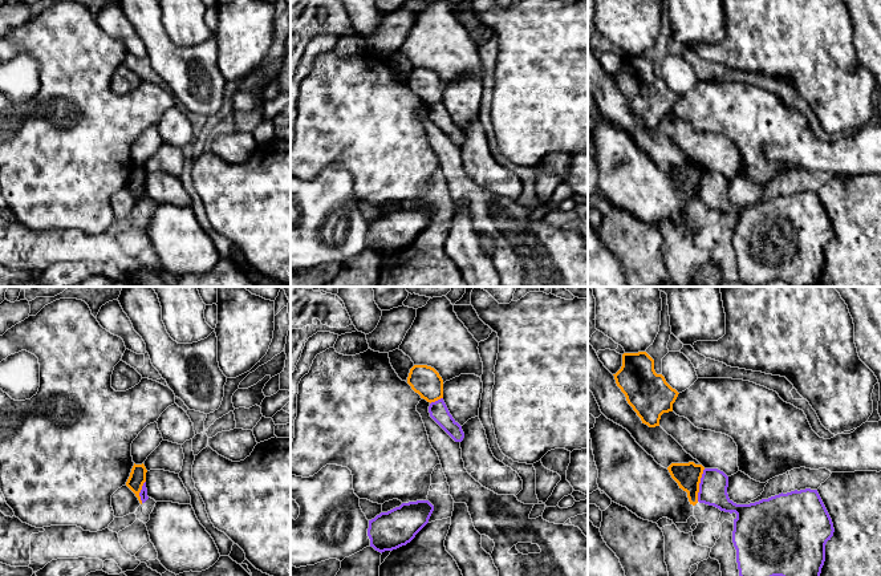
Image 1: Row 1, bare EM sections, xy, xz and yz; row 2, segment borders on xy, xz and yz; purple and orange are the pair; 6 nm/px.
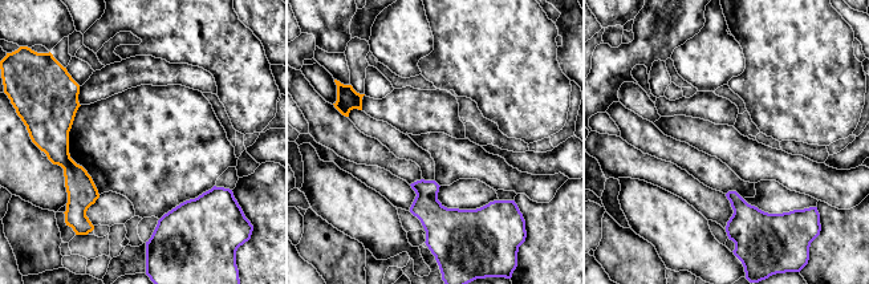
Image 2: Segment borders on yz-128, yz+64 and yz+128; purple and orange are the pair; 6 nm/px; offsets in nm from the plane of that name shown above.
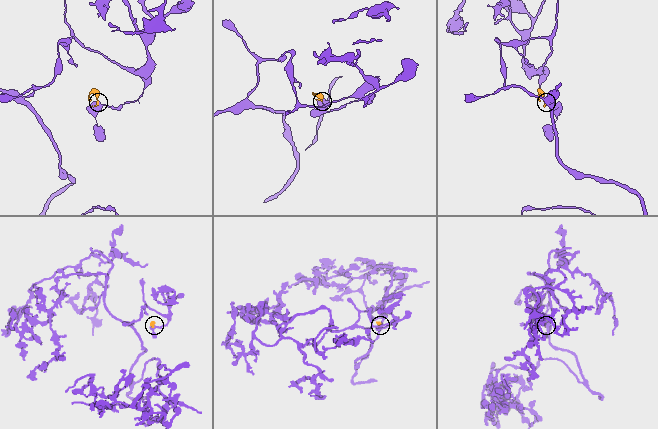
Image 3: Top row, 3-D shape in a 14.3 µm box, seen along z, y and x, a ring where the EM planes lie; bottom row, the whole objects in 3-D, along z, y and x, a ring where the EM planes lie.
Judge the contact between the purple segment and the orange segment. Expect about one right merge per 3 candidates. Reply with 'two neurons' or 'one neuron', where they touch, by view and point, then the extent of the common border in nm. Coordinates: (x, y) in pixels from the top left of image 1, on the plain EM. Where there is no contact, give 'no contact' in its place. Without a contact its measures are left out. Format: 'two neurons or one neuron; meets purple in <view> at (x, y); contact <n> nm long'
two neurons; meets purple in yz at (699, 187); contact 200 nm long

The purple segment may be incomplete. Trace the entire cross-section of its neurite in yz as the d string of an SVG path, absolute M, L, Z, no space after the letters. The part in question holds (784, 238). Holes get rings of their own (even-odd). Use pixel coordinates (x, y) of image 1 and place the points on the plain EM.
M705 171L698 204L736 216L732 246L739 279L750 285L764 284L774 279L781 279L791 287L819 285L825 264L825 247L833 239L835 231L817 192L795 192L755 206L736 207L728 200L727 190L728 179L723 174Z

